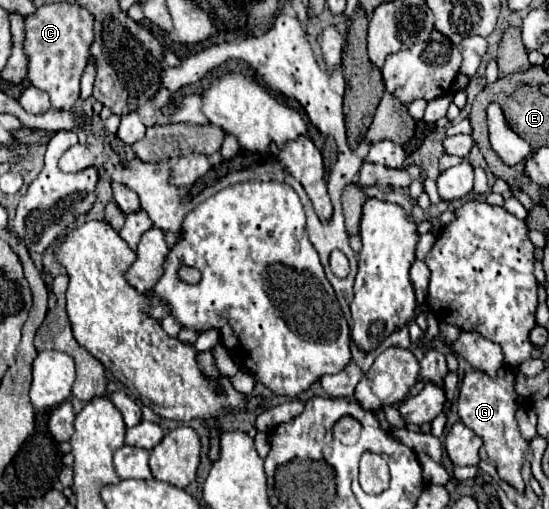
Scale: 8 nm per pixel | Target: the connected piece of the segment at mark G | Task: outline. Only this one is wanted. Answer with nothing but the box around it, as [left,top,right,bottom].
[458,370,528,492]

